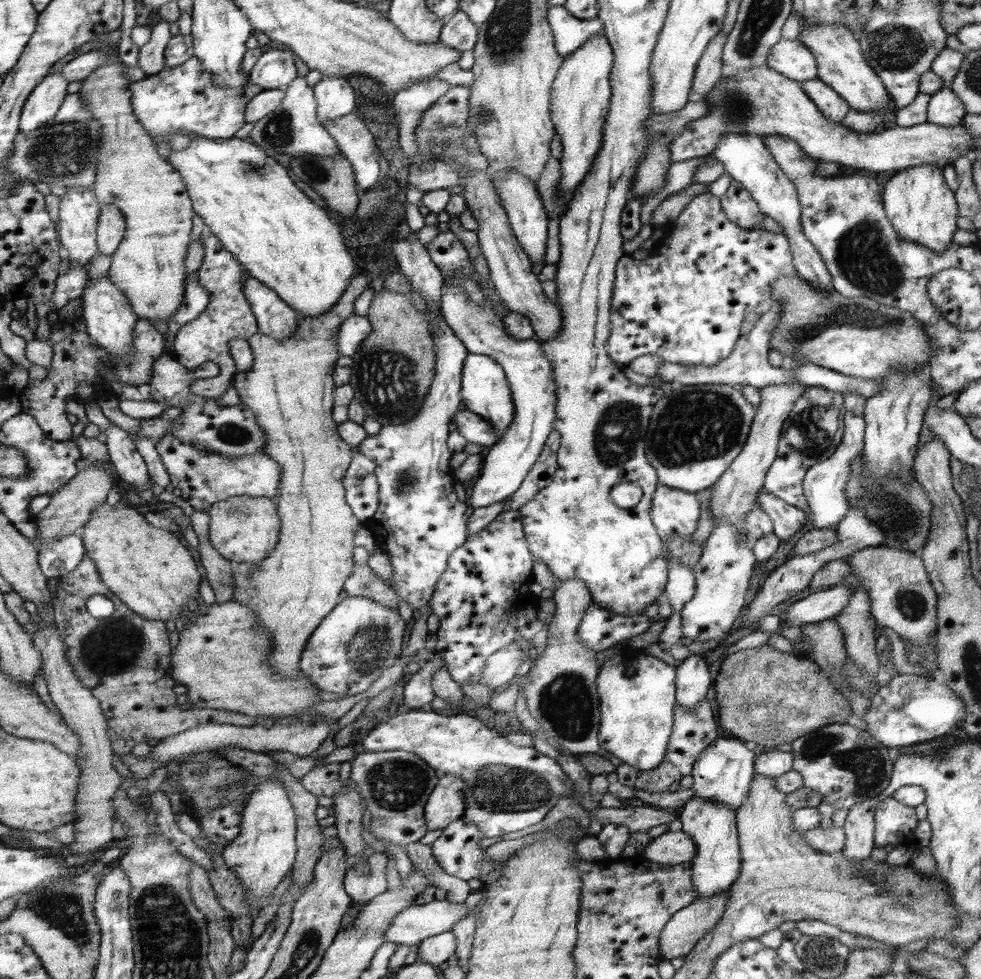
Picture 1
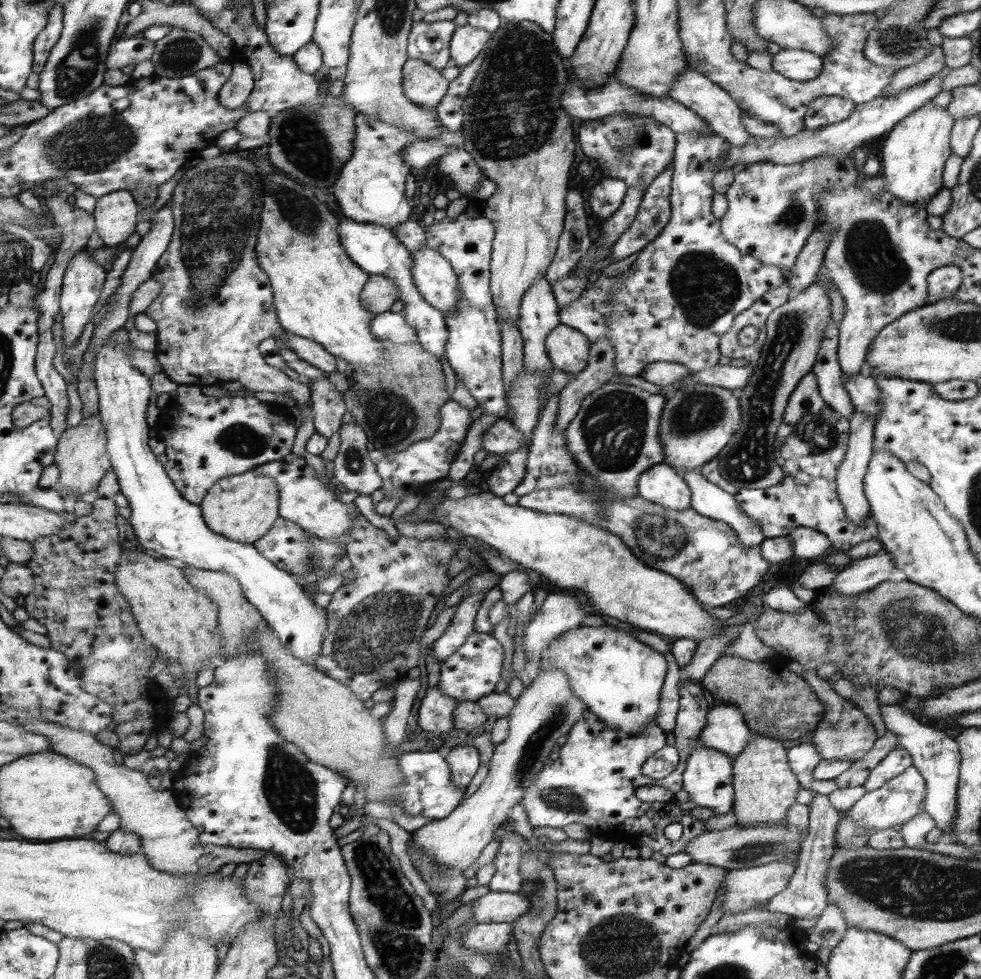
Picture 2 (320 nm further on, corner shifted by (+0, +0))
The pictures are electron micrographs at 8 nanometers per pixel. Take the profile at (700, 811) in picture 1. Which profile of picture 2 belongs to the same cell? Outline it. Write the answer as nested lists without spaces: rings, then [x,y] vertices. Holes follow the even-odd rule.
[[[698,741],[692,746],[683,772],[683,789],[690,795],[690,801],[714,812],[714,816],[727,815],[733,810],[733,760],[728,756],[704,746]]]

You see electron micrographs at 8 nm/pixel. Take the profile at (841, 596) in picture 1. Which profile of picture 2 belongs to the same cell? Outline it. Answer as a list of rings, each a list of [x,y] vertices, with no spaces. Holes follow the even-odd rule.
[[[881,550],[844,566],[838,571],[830,587],[838,594],[860,594],[888,581],[896,568],[893,556],[888,551]]]

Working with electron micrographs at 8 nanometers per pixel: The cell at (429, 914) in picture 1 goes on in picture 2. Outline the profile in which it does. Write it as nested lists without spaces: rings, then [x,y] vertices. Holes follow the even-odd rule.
[[[494,893],[470,902],[473,906],[473,917],[477,923],[512,923],[530,912],[530,900],[522,893]]]

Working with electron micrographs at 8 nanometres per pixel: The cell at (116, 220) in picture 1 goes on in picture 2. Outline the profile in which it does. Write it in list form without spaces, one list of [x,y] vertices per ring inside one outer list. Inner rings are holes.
[[[116,191],[97,199],[93,213],[95,240],[110,248],[118,247],[136,233],[140,212],[131,191]]]

